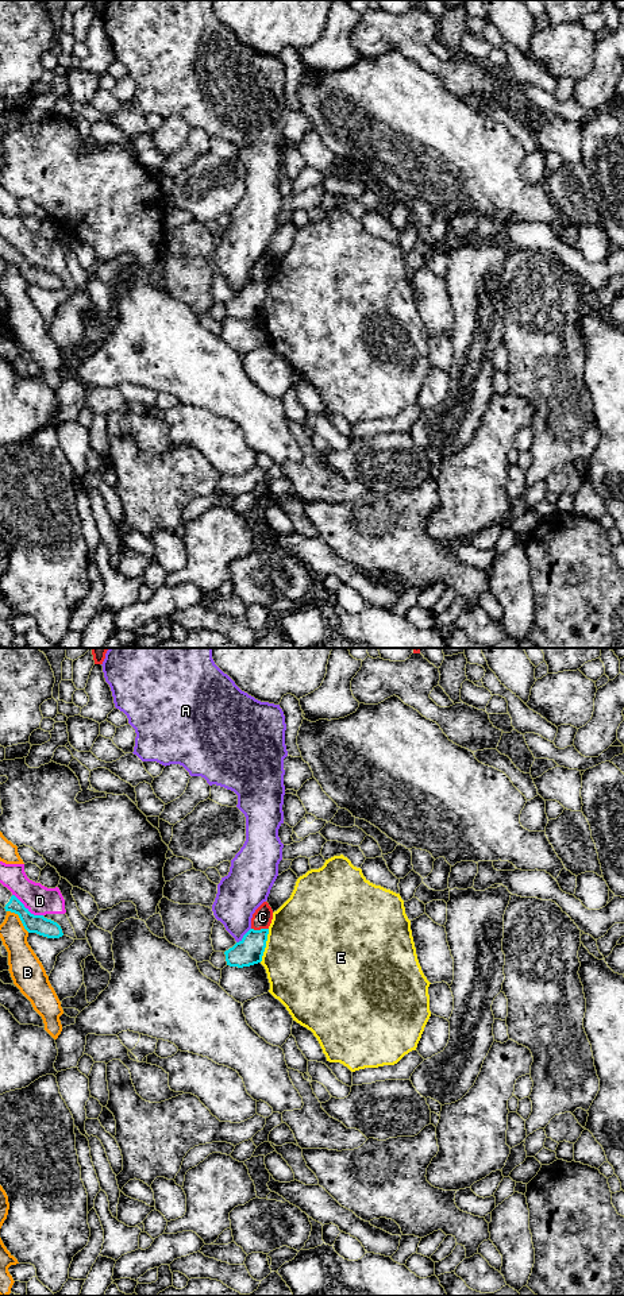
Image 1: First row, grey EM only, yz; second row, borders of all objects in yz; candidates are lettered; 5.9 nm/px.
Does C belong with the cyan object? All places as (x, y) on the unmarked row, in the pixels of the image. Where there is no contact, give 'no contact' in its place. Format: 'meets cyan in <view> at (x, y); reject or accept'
meets cyan in yz at (261, 281); reject

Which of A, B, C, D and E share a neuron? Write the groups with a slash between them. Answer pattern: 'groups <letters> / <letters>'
groups A / B / C / D / E

